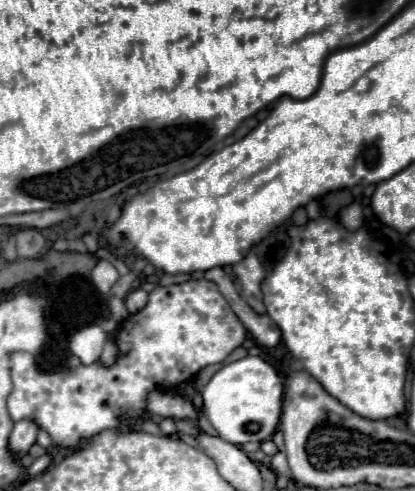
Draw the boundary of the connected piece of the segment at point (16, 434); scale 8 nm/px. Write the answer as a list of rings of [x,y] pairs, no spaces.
[[[30,419],[18,421],[10,435],[10,451],[14,451],[16,457],[20,459],[36,443],[36,435],[38,435],[38,425],[34,421]]]

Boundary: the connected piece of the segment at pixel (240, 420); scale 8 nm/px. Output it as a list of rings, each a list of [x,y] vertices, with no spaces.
[[[244,357],[240,361],[224,365],[206,383],[202,391],[202,409],[210,419],[218,435],[234,445],[244,445],[252,441],[268,441],[278,427],[282,413],[282,393],[284,383],[278,371],[260,357]]]

